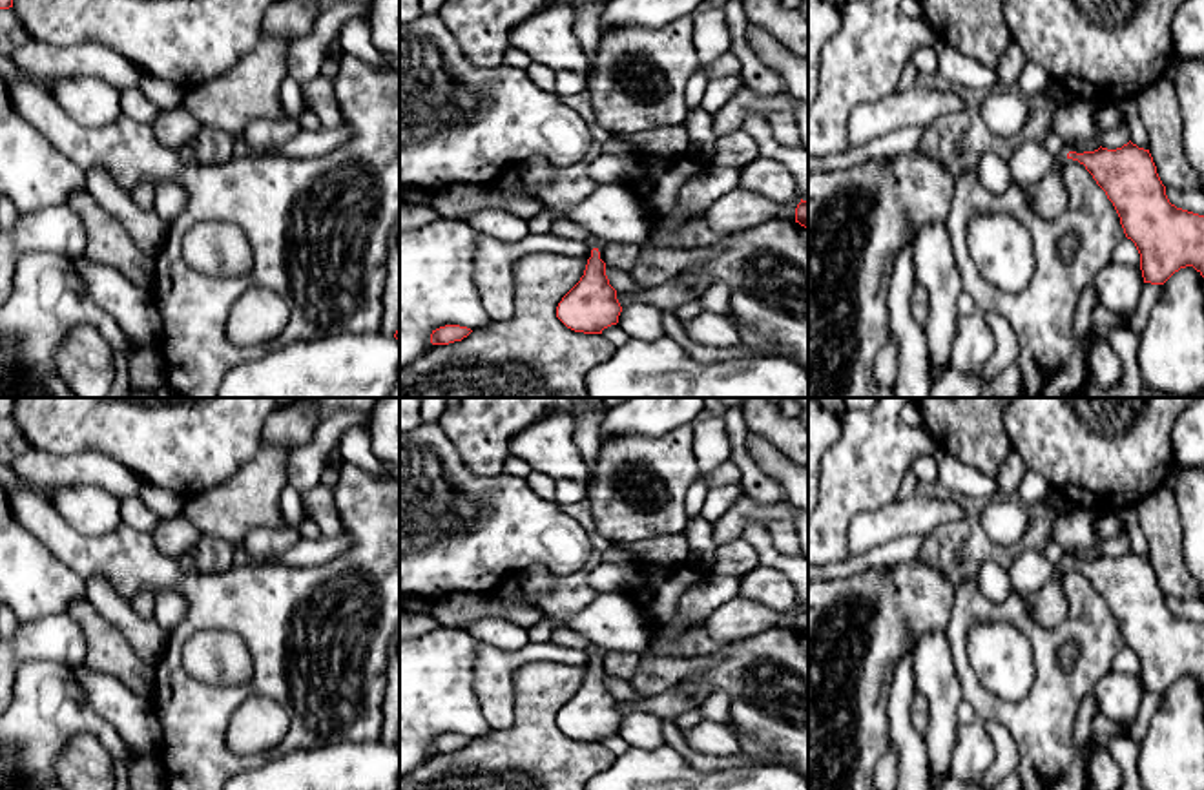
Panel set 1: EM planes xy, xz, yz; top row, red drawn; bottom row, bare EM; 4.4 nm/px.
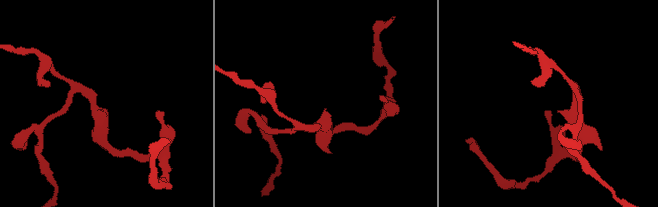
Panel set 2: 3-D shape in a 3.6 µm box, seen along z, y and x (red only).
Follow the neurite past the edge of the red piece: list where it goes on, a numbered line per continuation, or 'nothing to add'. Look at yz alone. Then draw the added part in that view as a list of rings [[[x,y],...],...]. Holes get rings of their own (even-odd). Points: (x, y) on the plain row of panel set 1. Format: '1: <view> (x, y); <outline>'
1: yz (1048, 606); [[[1069,560],[1054,566],[1051,580],[1034,593],[1020,593],[1034,622],[1042,628],[1056,628],[1067,617],[1067,598],[1062,591],[1062,575]]]

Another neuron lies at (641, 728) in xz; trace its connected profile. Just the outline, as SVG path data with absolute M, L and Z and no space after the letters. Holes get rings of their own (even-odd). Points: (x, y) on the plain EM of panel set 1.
M635 712L622 717L617 732L629 746L657 748L664 744L662 722L648 712Z

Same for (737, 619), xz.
M735 597L706 618L706 628L715 640L728 642L775 628L781 618L781 611Z

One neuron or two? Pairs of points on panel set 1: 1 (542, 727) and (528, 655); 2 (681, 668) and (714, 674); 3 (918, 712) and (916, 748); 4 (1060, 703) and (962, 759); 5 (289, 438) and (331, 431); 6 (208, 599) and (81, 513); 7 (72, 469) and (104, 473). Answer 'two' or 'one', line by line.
1: two
2: two
3: two
4: two
5: two
6: two
7: one

